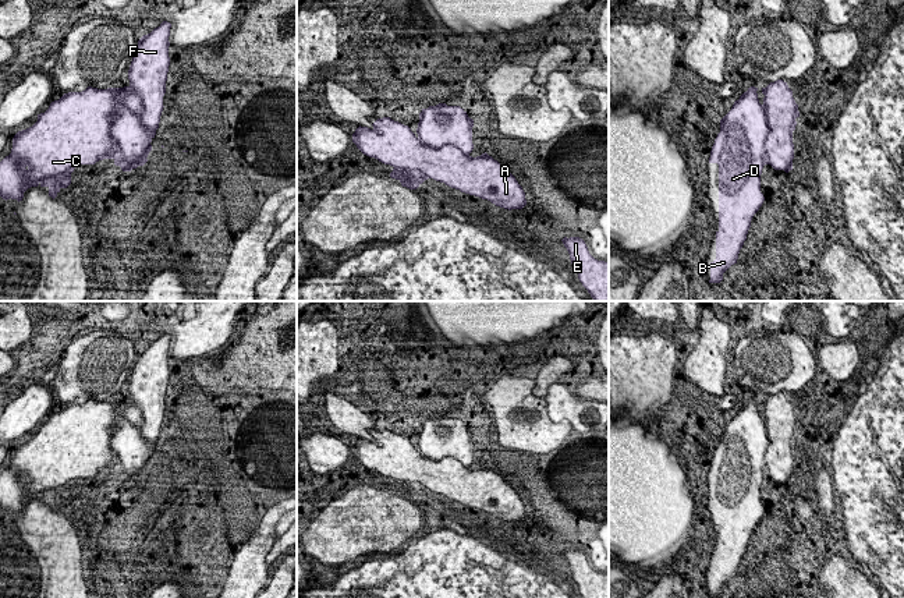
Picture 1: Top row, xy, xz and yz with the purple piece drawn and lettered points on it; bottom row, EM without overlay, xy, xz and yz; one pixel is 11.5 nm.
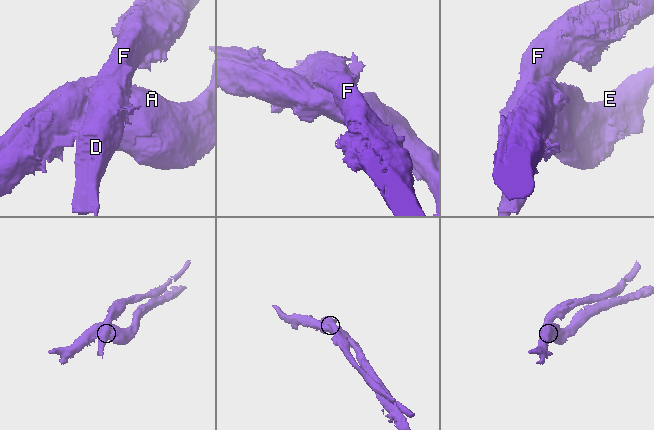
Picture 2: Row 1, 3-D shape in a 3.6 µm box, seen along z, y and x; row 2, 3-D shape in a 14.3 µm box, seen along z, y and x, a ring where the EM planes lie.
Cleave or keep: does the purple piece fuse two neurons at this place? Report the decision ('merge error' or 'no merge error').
merge error

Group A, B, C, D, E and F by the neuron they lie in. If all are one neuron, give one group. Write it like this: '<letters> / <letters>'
A C E / B D F

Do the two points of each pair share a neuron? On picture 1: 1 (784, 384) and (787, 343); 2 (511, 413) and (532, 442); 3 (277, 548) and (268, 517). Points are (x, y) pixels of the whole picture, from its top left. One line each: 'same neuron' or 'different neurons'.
1: same neuron
2: same neuron
3: different neurons

